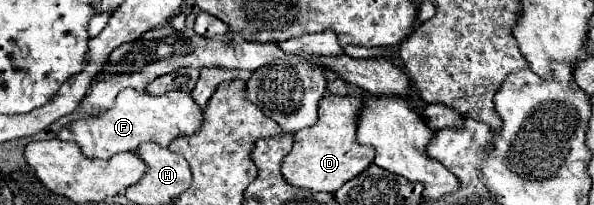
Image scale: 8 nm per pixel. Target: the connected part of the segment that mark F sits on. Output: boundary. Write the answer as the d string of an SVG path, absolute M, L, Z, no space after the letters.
M127 88L119 92L117 102L111 110L63 126L57 138L65 142L75 142L87 158L107 160L117 152L133 152L143 142L157 142L161 146L169 146L173 138L193 134L201 126L201 120L203 108L199 108L187 92L167 92L151 96L149 92L137 92Z

